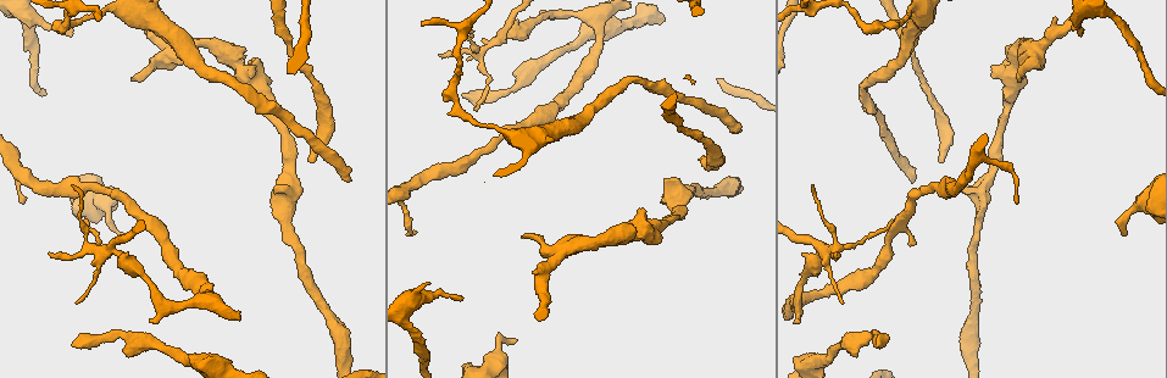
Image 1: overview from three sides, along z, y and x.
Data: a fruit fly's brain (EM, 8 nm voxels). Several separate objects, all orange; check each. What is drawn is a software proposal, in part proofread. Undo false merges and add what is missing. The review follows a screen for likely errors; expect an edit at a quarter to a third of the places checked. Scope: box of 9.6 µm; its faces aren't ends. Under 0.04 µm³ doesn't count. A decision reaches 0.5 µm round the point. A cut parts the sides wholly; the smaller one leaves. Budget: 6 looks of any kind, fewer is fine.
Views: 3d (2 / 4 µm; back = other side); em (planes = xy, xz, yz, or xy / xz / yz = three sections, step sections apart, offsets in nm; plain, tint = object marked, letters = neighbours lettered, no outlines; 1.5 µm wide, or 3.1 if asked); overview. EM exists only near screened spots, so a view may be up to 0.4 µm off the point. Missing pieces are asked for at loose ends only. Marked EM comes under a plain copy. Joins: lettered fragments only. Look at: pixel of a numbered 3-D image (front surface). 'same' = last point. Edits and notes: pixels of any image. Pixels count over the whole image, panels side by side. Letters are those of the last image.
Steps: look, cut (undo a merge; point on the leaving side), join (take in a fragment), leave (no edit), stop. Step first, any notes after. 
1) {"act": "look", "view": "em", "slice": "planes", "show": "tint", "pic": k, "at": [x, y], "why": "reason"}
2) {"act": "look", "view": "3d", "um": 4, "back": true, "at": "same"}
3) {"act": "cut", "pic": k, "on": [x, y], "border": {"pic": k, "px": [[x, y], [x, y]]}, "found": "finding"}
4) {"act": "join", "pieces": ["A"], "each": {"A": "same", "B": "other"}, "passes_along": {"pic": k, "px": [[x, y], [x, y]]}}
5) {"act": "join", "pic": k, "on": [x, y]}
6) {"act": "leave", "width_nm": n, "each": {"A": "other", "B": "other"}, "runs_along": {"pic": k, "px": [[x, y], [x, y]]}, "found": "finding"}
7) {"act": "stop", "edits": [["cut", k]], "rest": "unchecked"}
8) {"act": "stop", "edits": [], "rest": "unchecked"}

{"act": "look", "view": "em", "slice": "planes", "show": "tint", "pic": 1, "at": [1079, 30], "why": "an open end"}

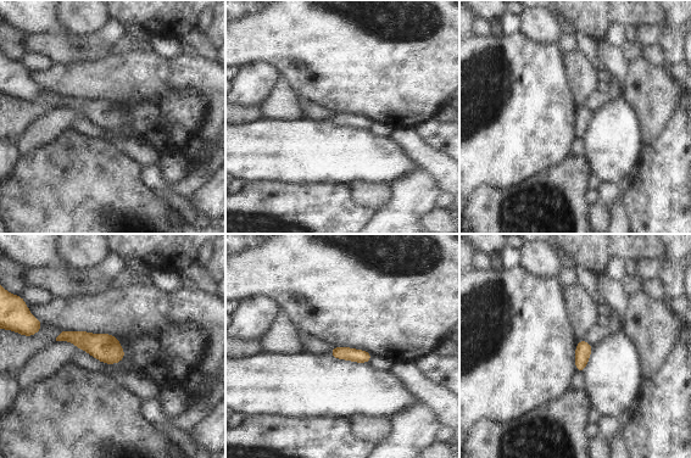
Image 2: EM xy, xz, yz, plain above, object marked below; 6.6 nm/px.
{"act": "look", "view": "em", "slice": "planes", "show": "letters", "at": "same", "why": "what lies round it"}

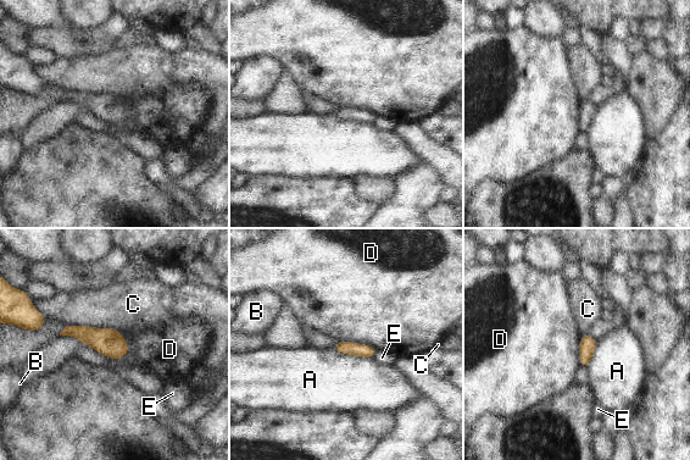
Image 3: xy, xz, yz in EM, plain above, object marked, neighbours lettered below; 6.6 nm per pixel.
{"act": "leave", "each": {"A": "other", "B": "other", "C": "other", "D": "other", "E": "other"}, "border": {"pic": 3, "px": [[120, 331], [128, 352], [109, 359]]}, "found": "no lettered fragment goes on from it"}

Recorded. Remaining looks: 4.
{"act": "look", "view": "em", "slice": "yz", "step": 8, "show": "letters", "pic": 1, "at": [462, 94]}

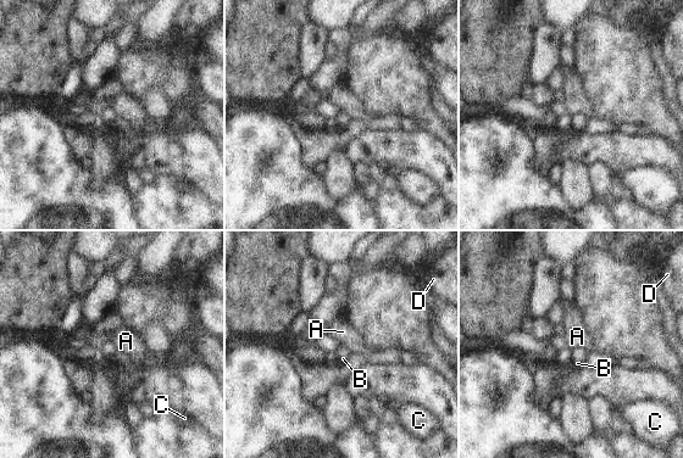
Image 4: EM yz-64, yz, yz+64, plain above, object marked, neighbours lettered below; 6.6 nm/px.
{"act": "look", "view": "em", "slice": "planes", "show": "letters", "at": "same", "why": "another direction"}

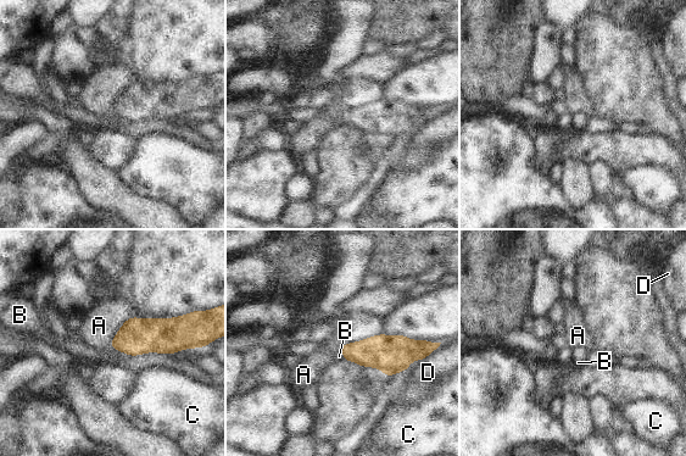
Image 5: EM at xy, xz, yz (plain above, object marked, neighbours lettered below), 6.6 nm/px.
{"act": "leave", "each": {"A": "other", "B": "other", "C": "other", "D": "other"}, "found": "none of them fits"}

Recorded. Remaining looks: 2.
{"act": "look", "view": "em", "um": 3.1, "slice": "planes", "show": "letters", "pic": 1, "at": [521, 236]}

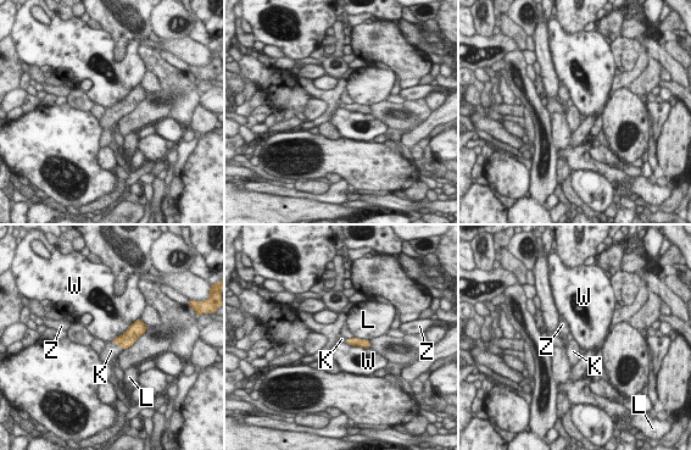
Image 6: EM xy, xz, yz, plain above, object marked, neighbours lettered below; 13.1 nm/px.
{"act": "join", "pieces": ["K"], "longest_contact_nm": ["W", 500], "each": {"K": "same", "L": "other", "W": "other", "Z": "other"}, "passes_along": {"pic": 6, "px": [[128, 338], [118, 345], [111, 350]]}, "found": "it goes on there"}

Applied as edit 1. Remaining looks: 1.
{"act": "stop", "edits": [["join", 6]], "rest": "unchecked"}

